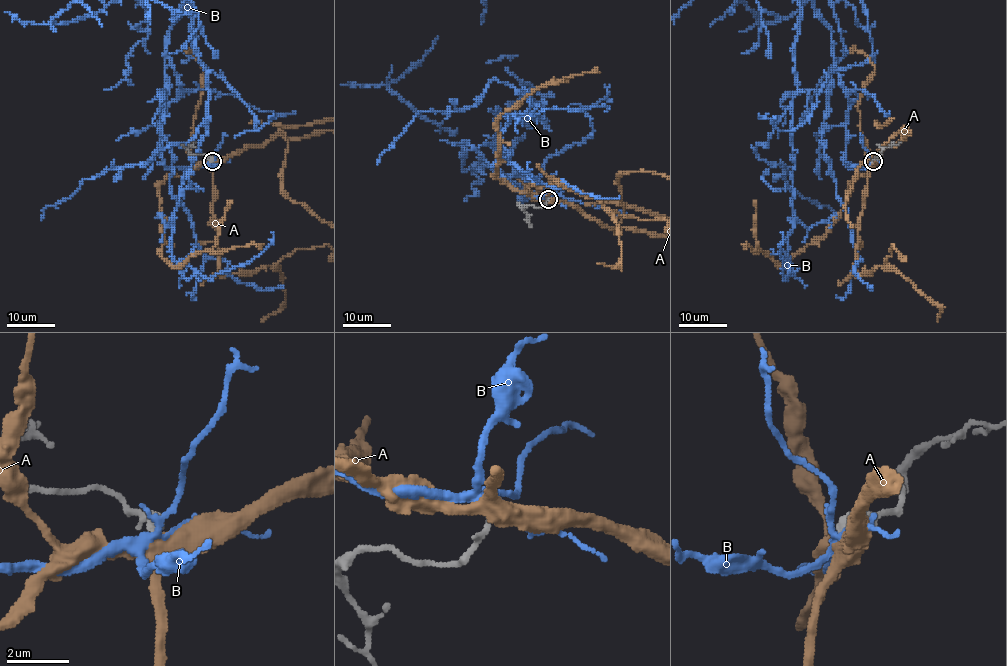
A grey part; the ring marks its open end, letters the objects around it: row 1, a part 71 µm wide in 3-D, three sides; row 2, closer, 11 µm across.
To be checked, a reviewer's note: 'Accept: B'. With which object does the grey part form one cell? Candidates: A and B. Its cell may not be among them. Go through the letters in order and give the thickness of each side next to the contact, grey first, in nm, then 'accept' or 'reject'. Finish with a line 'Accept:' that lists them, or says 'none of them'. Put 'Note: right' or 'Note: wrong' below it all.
A: 360 nm thick on the grey side, 400 nm on the other; reject
B: 360 nm thick on the grey side, 240 nm on the other; accept
Accept: B
Note: right

